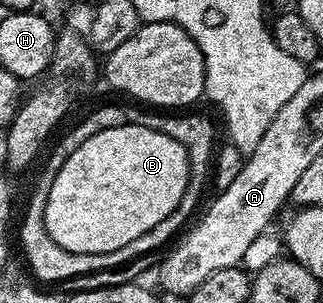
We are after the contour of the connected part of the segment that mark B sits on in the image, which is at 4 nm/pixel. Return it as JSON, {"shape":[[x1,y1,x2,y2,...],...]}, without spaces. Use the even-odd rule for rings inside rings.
{"shape":[[128,121,124,126,107,128,89,137,68,157,52,183,52,192,44,208,44,224,48,226,49,236,54,239,59,237,54,218,66,222,66,230,70,234,78,230,82,239,76,244,76,250,80,253,116,252,120,248,119,244,127,246,132,244,134,238,145,239,146,233,156,229,165,218,166,221,173,219,174,210,180,204,189,183,190,165,184,145,172,140,172,136,164,136,164,132,156,132],[98,233,107,234,114,242,102,238,98,244,94,243,93,238]]}

